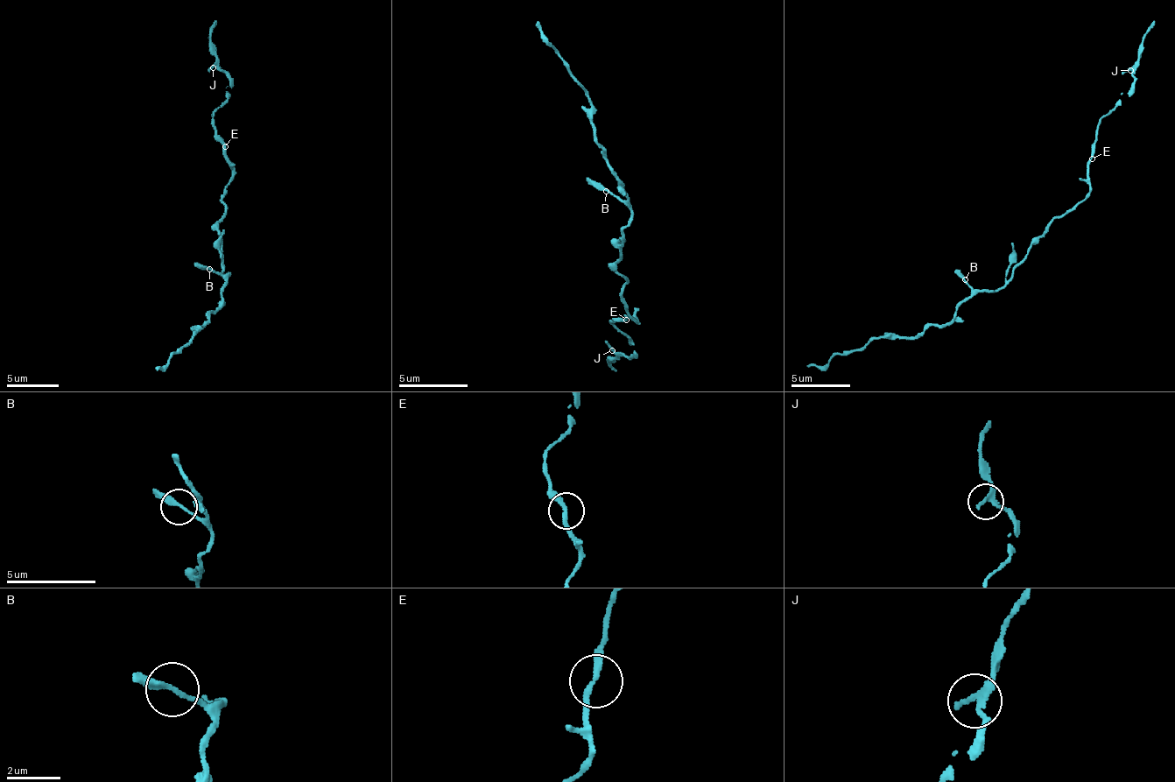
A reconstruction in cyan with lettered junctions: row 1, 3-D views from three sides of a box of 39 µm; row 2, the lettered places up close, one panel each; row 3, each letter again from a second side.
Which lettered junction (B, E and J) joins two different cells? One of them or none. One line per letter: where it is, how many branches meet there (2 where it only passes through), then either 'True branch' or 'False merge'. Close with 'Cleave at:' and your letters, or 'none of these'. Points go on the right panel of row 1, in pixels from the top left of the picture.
B: Place: (965, 279). Branches: 2. True branch
E: Place: (1092, 158). Branches: 2. True branch
J: Place: (1130, 70). Branches: 2. True branch
Cleave at: none of these

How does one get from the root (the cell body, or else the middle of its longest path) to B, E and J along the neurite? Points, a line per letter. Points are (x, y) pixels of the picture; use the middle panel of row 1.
B: (617, 261), (621, 259), (620, 238), (627, 227), (630, 209), (606, 191)
E: (617, 261), (617, 270), (624, 276), (622, 304), (625, 313), (636, 321), (636, 319), (626, 317), (626, 320)
J: (617, 261), (624, 276), (622, 304), (636, 319), (609, 322), (635, 350), (628, 356), (611, 351)

